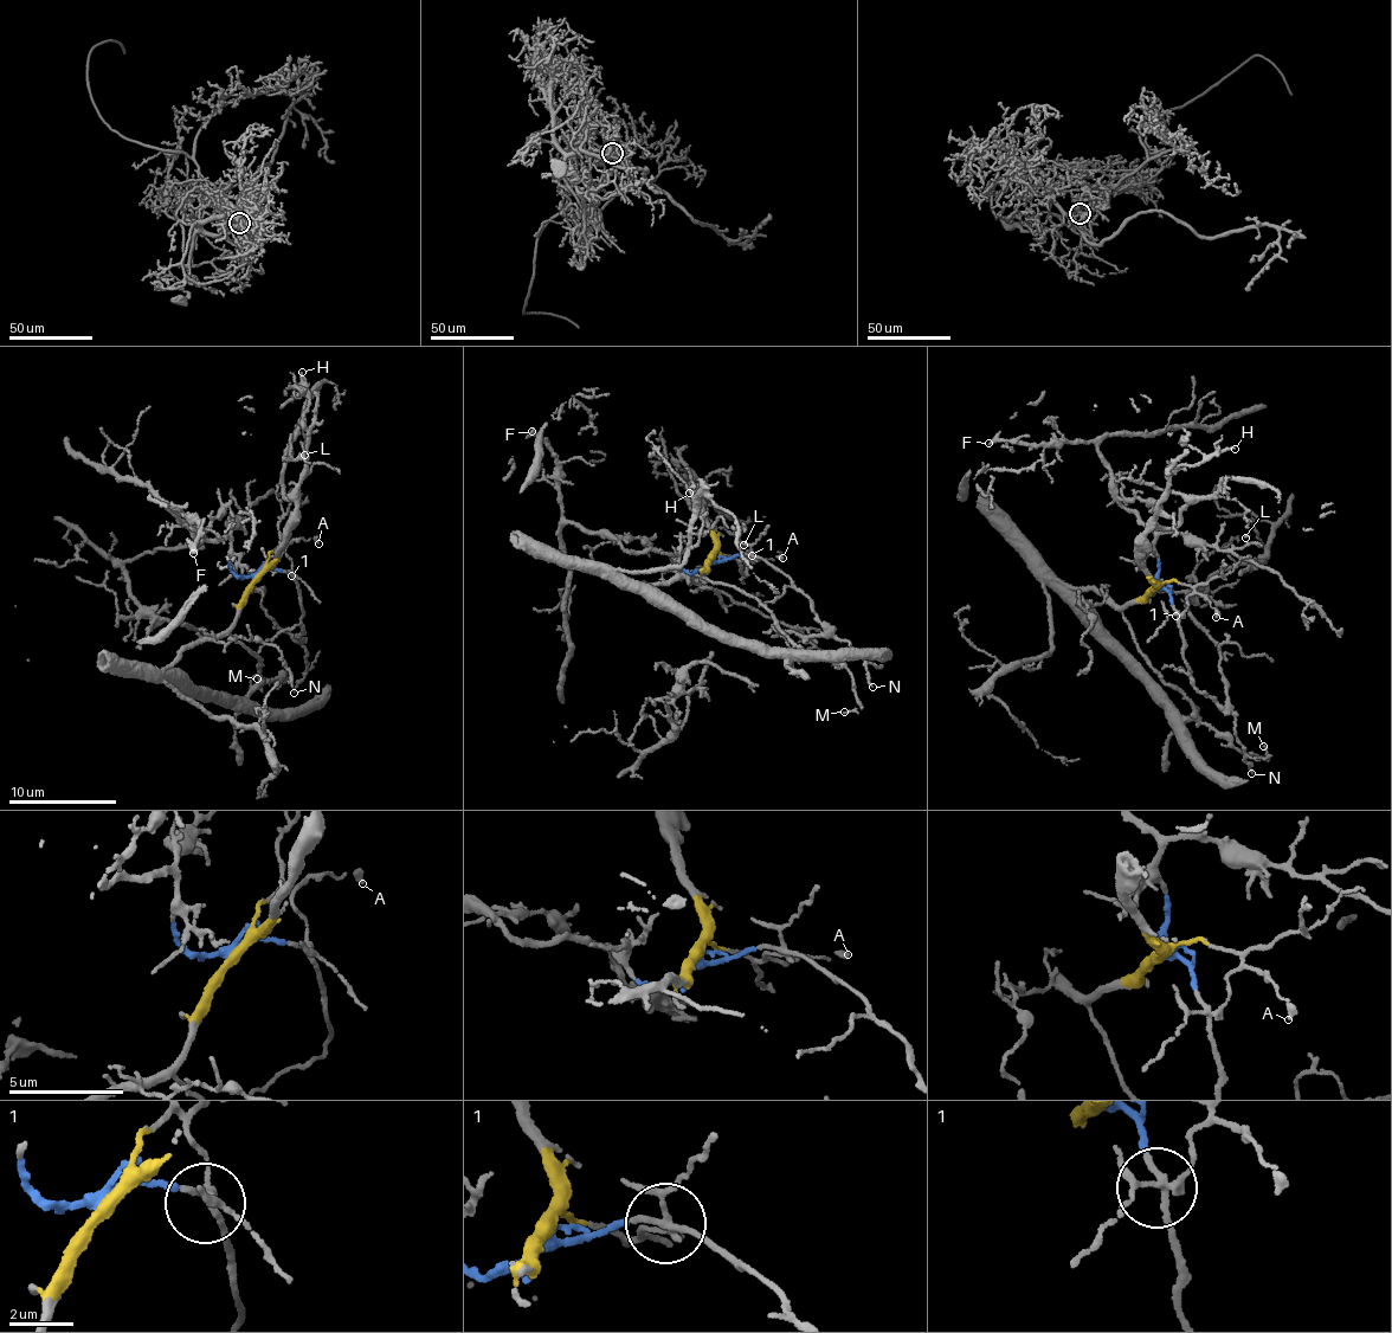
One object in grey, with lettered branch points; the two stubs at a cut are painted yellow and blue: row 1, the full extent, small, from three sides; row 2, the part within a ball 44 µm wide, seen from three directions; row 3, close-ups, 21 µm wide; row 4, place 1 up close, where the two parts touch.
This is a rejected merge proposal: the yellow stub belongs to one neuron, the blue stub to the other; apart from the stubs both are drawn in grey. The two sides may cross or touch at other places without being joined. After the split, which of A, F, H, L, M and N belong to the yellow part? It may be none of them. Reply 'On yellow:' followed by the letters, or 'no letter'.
On yellow: A, H, L, M

